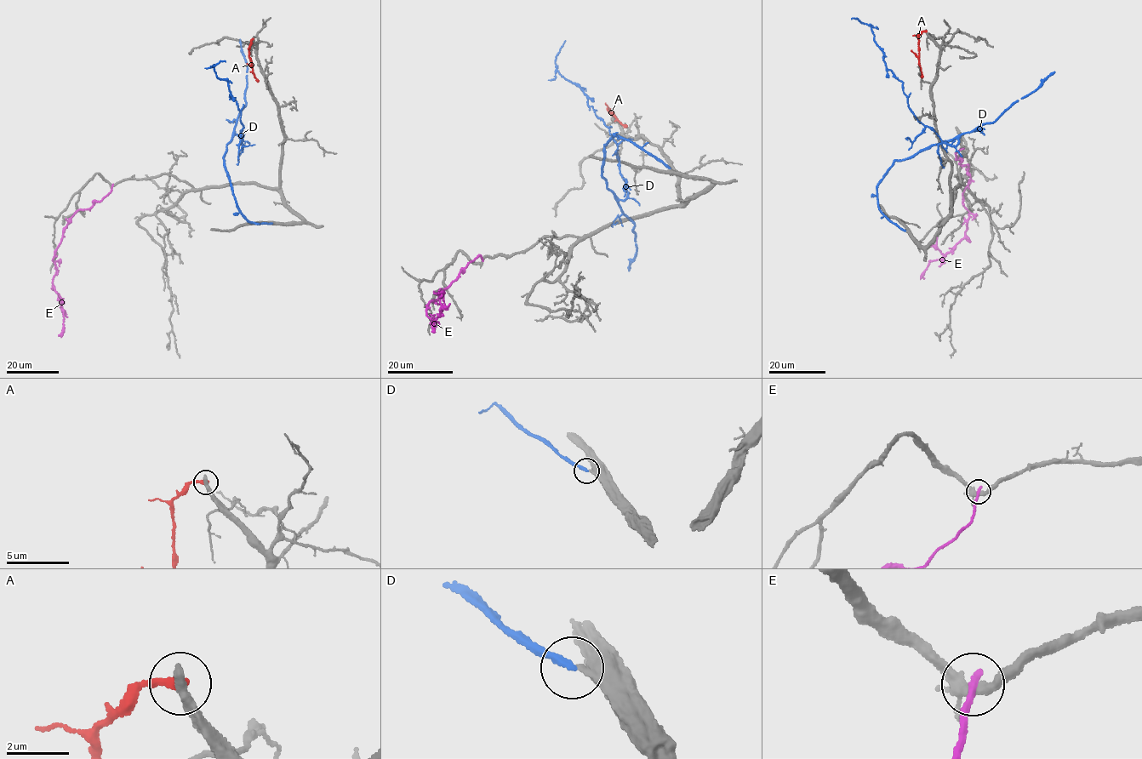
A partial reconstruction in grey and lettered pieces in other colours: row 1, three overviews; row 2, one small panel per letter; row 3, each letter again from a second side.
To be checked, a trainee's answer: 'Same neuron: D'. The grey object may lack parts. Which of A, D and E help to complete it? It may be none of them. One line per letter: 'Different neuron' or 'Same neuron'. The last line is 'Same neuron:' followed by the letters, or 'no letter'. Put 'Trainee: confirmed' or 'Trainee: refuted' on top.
Trainee: confirmed
A: Different neuron
D: Same neuron
E: Different neuron
Same neuron: D

